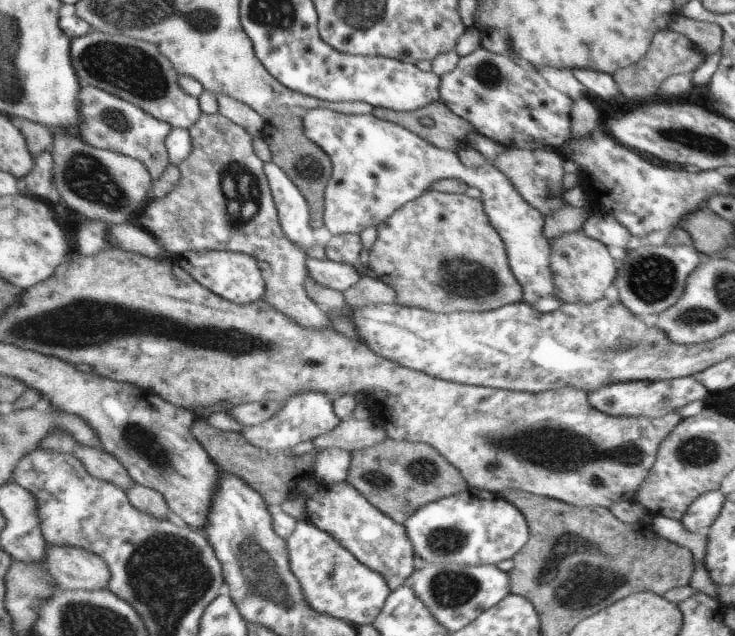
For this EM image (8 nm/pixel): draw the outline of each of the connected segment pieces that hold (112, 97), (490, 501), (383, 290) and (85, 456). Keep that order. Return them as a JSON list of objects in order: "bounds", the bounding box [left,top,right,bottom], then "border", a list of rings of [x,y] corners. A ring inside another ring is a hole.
[{"bounds":[80,84,172,183],"border":[[[90,84],[83,86],[80,102],[81,116],[85,122],[85,140],[98,148],[140,159],[149,167],[154,183],[158,183],[172,163],[167,145],[172,131],[171,124],[156,118],[140,105]]]},{"bounds":[403,488,528,565],"border":[[[469,488],[467,491],[432,501],[418,508],[412,517],[403,522],[414,546],[415,556],[431,565],[497,565],[500,561],[513,559],[514,554],[528,542],[528,524],[518,508],[502,496]]]},{"bounds":[342,275,399,307],"border":[[[361,275],[357,284],[342,294],[350,307],[382,303],[399,304],[398,294],[393,287],[372,275]]]},{"bounds":[74,445,135,492],"border":[[[81,445],[74,450],[74,456],[86,465],[86,468],[96,477],[128,492],[135,485],[130,471],[106,450]]]}]

